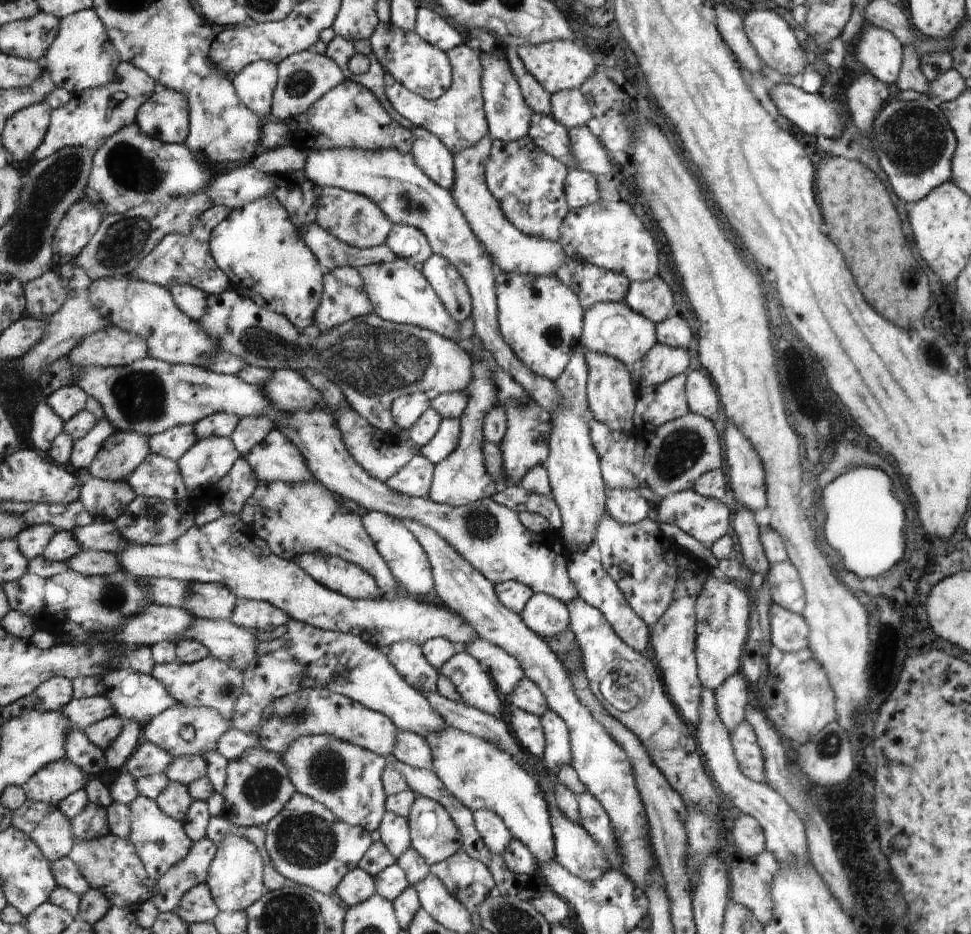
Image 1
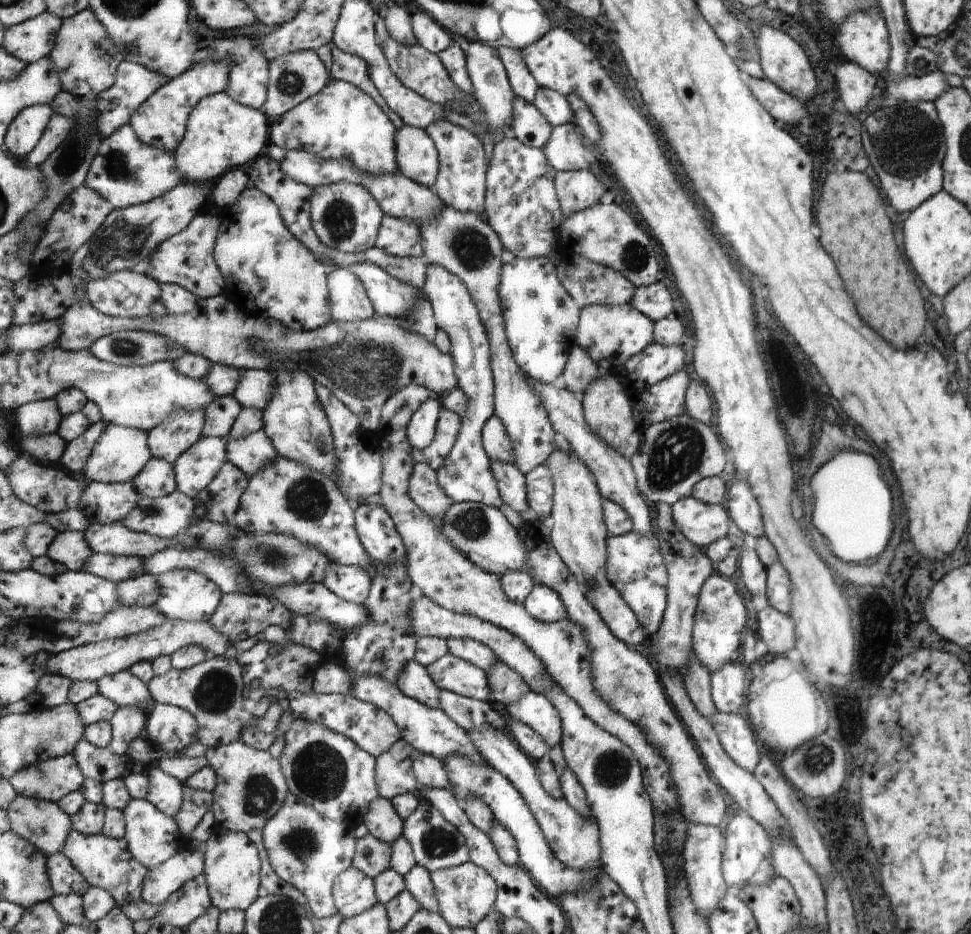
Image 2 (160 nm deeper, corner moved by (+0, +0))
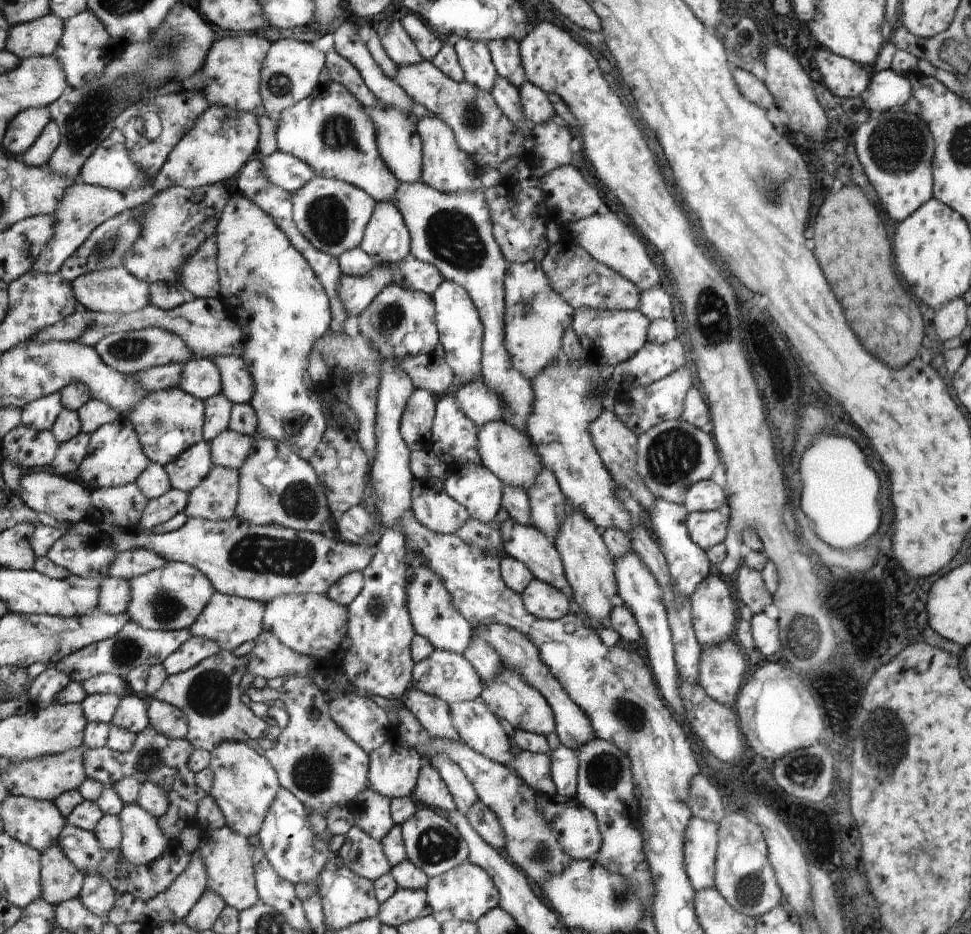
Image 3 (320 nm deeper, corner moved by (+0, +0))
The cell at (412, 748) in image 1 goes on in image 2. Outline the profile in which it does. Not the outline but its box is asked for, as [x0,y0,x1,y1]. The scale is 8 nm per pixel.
[411,749,453,795]

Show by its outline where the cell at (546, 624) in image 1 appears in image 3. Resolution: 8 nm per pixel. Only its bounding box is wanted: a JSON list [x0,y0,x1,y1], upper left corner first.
[521,578,572,621]

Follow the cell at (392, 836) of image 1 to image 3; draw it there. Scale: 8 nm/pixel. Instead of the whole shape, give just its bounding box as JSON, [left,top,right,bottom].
[352,786,395,841]

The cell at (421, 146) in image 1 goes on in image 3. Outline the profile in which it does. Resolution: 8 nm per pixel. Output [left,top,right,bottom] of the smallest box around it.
[367,107,424,183]

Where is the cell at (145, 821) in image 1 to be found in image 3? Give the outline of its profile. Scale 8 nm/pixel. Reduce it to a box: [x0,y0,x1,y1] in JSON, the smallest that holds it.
[117,803,168,867]

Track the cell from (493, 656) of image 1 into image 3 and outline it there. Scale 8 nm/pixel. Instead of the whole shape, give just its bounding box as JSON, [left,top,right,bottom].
[405,546,472,654]

